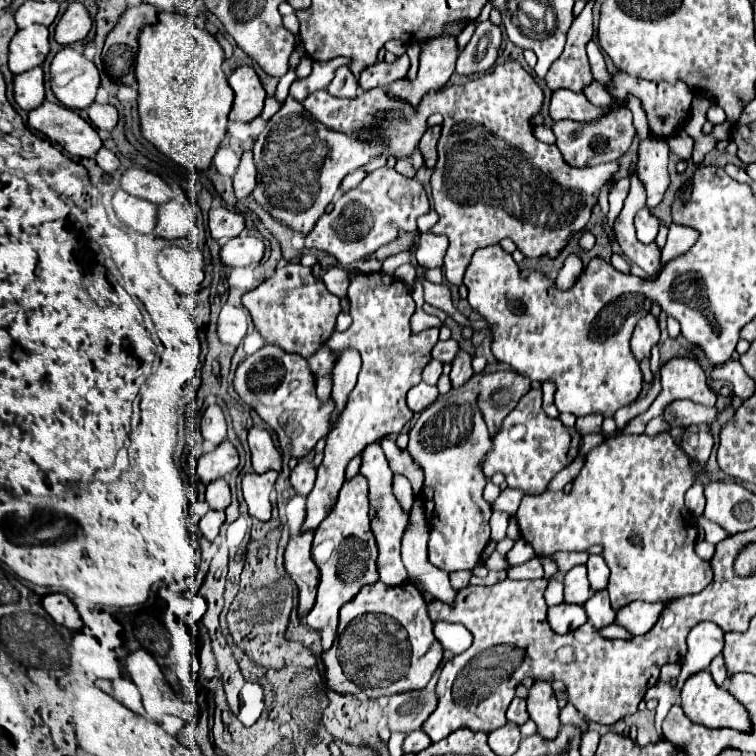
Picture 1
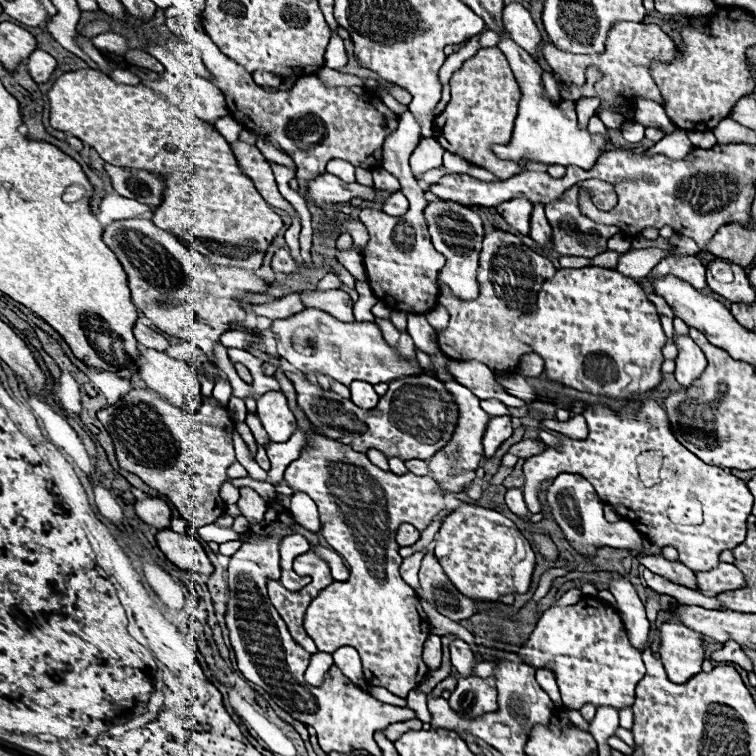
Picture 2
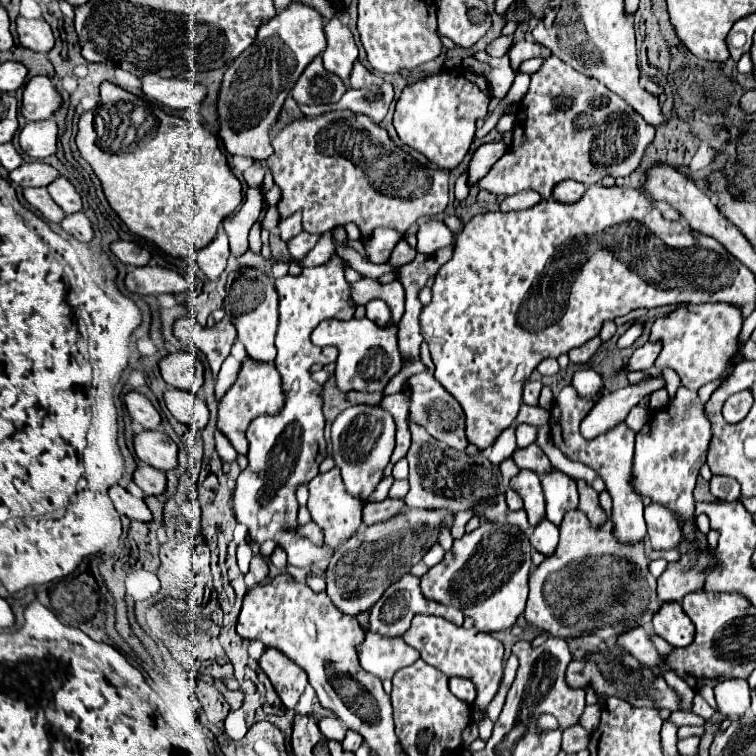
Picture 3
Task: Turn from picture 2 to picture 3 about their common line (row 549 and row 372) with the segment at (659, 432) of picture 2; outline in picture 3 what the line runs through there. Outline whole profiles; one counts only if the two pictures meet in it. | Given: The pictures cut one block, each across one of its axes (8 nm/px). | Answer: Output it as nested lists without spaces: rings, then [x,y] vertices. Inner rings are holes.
[[[688,304],[688,306],[680,306],[674,312],[670,312],[664,318],[656,318],[652,324],[652,332],[650,332],[650,340],[656,340],[662,344],[660,356],[656,358],[654,368],[658,372],[662,372],[664,368],[672,368],[676,370],[676,374],[682,380],[684,388],[692,388],[698,390],[700,386],[720,380],[726,374],[734,372],[734,366],[744,360],[740,354],[740,328],[742,328],[744,316],[740,316],[740,308],[732,308],[732,304]]]

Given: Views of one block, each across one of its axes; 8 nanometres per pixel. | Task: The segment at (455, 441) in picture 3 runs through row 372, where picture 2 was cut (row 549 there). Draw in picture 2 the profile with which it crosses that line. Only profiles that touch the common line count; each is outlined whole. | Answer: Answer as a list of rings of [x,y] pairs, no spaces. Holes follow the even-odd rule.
[[[424,548],[424,550],[420,550],[420,552],[414,552],[412,556],[404,558],[402,564],[400,564],[400,574],[402,574],[402,578],[404,578],[412,588],[418,588],[418,586],[420,586],[420,584],[418,584],[418,568],[420,568],[420,562],[422,562],[422,558],[426,556],[426,552],[428,552],[428,548]]]

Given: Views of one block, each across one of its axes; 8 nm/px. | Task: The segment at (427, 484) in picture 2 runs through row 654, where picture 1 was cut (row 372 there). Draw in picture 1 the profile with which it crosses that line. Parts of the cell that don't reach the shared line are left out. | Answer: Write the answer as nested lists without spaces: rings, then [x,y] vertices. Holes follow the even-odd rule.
[[[350,274],[348,286],[352,326],[346,332],[334,332],[328,346],[334,352],[344,348],[356,348],[362,354],[362,370],[356,388],[350,392],[344,412],[336,418],[336,424],[326,436],[324,460],[318,468],[314,490],[308,494],[306,520],[302,530],[316,530],[318,524],[330,514],[336,504],[336,496],[344,484],[344,472],[348,462],[360,454],[368,444],[382,440],[388,434],[400,432],[414,416],[406,406],[406,392],[420,384],[420,374],[430,362],[430,352],[438,342],[438,330],[430,328],[420,334],[412,334],[410,318],[416,310],[410,288],[394,276],[374,274]]]

